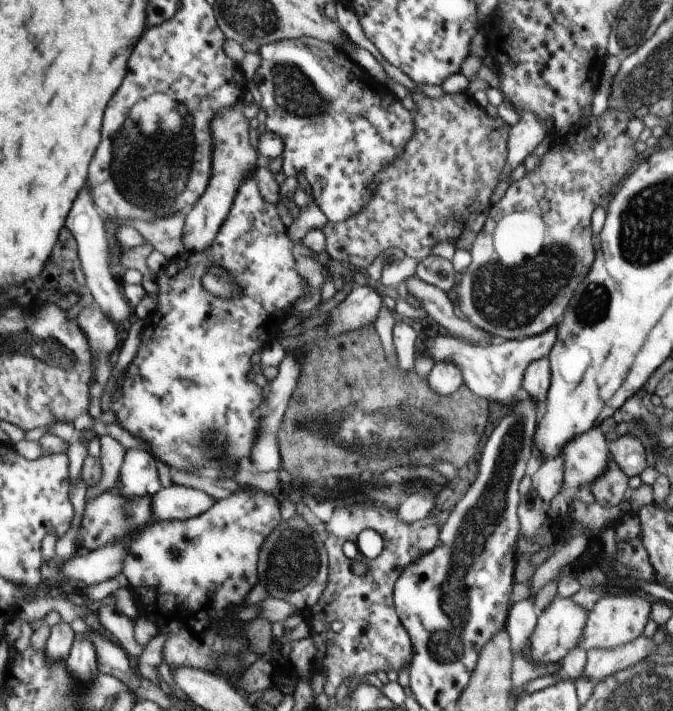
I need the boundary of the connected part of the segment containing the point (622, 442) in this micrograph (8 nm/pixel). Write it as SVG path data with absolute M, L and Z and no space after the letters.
M626 433L608 442L608 452L618 467L628 476L639 475L647 466L645 448L632 433Z

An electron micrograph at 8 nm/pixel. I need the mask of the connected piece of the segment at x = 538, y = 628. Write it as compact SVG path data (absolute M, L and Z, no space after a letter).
M555 595L547 608L537 613L536 625L529 637L528 658L534 661L535 665L547 664L547 662L551 664L563 659L577 646L586 624L587 614L589 610L575 604L570 597L561 598Z

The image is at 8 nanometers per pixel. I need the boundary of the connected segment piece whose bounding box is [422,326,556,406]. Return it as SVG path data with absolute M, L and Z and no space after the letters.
M553 326L540 332L537 336L521 340L509 339L497 345L491 345L489 342L475 344L444 334L424 337L422 342L425 354L432 358L434 364L441 361L453 363L460 370L462 383L472 393L485 400L495 400L501 405L512 402L511 406L513 406L515 401L525 396L522 388L522 376L525 374L526 367L534 360L546 357L555 339L556 328Z

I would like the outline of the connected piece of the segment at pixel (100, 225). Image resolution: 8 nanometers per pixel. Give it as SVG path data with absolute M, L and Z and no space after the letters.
M83 190L79 194L79 204L75 204L75 212L71 212L71 220L67 220L67 228L73 231L78 242L82 269L88 279L88 289L93 300L110 316L113 322L127 324L135 316L133 314L133 304L127 295L127 288L111 274L111 244L107 236L107 226L99 208L95 204L90 190Z

